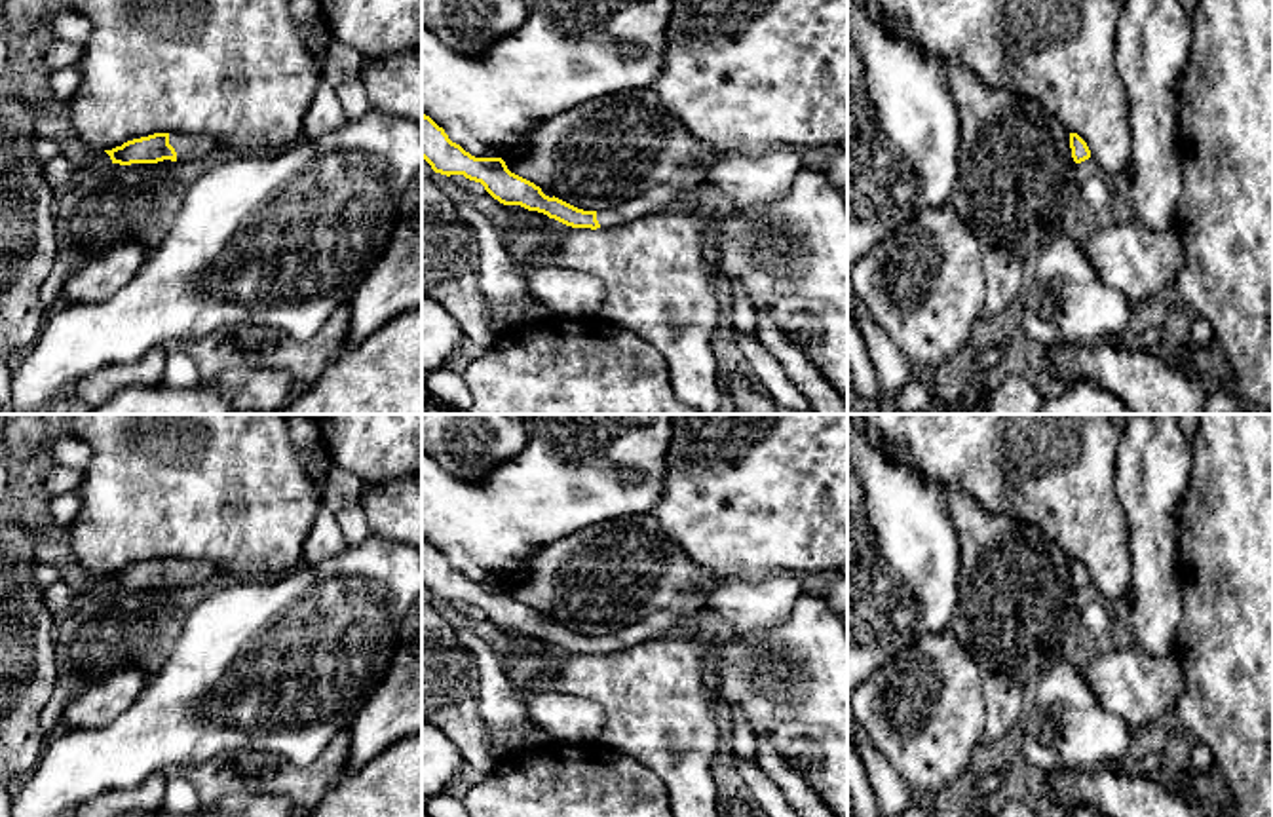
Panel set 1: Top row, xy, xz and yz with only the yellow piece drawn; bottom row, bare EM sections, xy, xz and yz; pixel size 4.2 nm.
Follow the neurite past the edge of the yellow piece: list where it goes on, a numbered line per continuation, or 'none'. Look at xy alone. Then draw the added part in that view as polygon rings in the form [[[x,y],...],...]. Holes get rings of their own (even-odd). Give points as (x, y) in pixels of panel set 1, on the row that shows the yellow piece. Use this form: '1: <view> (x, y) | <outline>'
1: xy (189, 149) | [[[169,133],[169,144],[184,165],[217,152],[217,141],[207,135]]]

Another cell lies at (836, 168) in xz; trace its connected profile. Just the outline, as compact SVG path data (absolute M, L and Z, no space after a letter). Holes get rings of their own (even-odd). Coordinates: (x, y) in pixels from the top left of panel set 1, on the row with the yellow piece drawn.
M836 150L836 154L823 167L828 182L847 200L847 152Z

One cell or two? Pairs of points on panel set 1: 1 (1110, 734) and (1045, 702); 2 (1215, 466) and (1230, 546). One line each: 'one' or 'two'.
1: one
2: one

